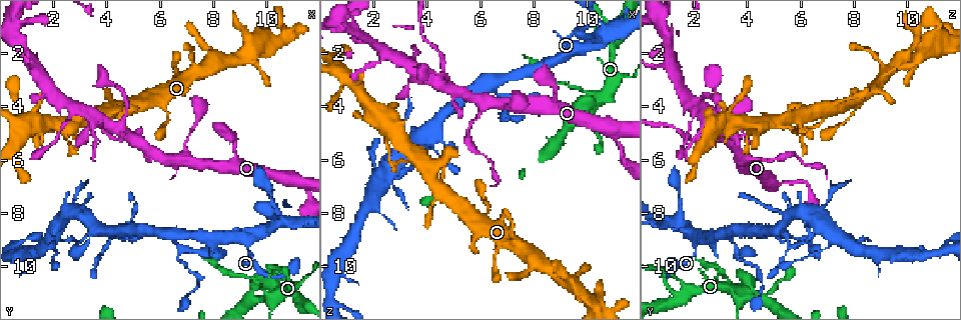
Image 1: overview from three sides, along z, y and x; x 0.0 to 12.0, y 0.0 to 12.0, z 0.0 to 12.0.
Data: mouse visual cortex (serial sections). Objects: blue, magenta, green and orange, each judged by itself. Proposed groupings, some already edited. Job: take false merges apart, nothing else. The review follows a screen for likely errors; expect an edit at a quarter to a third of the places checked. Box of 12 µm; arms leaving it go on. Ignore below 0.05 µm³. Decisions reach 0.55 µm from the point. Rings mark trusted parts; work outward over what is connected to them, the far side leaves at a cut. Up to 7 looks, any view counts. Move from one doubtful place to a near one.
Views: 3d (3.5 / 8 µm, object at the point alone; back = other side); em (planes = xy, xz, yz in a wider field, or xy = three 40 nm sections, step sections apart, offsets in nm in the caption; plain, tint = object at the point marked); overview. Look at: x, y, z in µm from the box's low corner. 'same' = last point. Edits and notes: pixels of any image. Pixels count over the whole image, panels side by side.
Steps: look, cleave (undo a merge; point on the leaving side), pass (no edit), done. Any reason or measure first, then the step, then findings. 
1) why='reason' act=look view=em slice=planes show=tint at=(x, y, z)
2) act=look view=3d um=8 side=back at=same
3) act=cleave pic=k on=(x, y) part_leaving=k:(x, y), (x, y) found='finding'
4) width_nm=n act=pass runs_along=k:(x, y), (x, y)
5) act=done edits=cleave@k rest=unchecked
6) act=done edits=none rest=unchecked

why='thin neck' act=look view=3d um=8 at=(5.6, 6.1, 4.8)

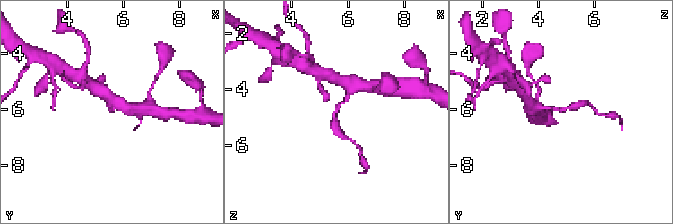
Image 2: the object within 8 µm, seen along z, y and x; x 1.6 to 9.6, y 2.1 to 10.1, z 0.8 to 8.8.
why='closer look' act=look view=3d um=3.5 at=(5.6, 6.0, 4.8)

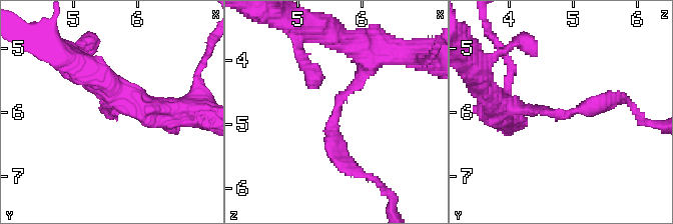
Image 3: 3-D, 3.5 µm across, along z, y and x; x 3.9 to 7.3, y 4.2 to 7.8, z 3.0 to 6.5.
act=look view=em slice=xy step=5 show=tint at=(5.60, 6.05, 4.80)

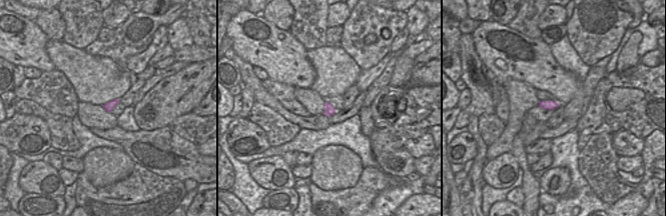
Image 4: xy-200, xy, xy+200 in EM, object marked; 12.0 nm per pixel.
arm_widths_nm=200,250 act=cleave pic=3 on=(570, 113) part_leaving=3:(541, 110), (572, 113), (621, 98) found='two cells meet here'

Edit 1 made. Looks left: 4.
why='see it whole again' act=look view=overview

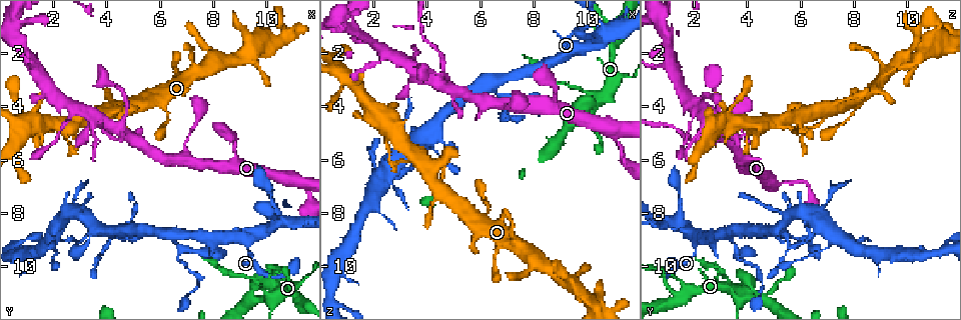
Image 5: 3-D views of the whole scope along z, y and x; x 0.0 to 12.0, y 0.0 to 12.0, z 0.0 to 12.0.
why='four or more arms meet' act=look view=3d um=3.5 at=(0.8, 4.3, 3.1)

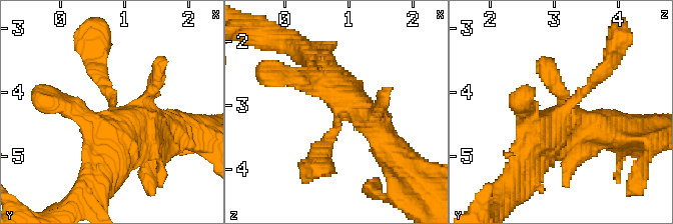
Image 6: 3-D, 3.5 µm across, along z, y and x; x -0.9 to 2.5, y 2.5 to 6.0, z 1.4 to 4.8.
act=pass runs_along=6:(391, 152), (332, 76) found='all the same cell'

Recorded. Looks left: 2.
why='a fork' act=look view=3d um=3.5 at=(11.0, 11.1, 1.7)

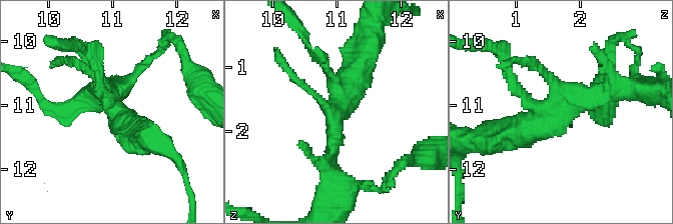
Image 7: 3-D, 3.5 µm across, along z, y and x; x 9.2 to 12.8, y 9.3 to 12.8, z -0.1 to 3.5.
act=pass runs_along=7:(619, 88), (509, 131) found='all the same cell'

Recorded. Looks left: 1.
act=done edits=cleave@3 rest=unchecked

